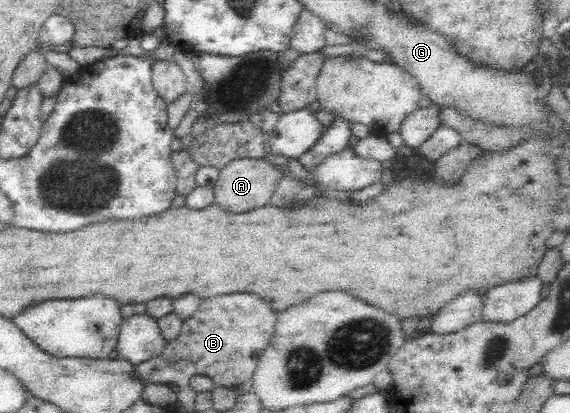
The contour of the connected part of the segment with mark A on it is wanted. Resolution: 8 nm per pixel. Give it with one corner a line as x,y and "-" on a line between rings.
231,159
221,170
212,186
214,204
230,213
244,213
271,203
275,183
284,169
272,164
268,159

